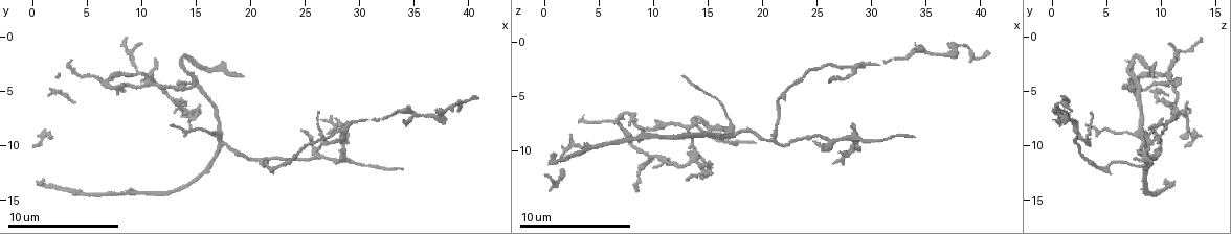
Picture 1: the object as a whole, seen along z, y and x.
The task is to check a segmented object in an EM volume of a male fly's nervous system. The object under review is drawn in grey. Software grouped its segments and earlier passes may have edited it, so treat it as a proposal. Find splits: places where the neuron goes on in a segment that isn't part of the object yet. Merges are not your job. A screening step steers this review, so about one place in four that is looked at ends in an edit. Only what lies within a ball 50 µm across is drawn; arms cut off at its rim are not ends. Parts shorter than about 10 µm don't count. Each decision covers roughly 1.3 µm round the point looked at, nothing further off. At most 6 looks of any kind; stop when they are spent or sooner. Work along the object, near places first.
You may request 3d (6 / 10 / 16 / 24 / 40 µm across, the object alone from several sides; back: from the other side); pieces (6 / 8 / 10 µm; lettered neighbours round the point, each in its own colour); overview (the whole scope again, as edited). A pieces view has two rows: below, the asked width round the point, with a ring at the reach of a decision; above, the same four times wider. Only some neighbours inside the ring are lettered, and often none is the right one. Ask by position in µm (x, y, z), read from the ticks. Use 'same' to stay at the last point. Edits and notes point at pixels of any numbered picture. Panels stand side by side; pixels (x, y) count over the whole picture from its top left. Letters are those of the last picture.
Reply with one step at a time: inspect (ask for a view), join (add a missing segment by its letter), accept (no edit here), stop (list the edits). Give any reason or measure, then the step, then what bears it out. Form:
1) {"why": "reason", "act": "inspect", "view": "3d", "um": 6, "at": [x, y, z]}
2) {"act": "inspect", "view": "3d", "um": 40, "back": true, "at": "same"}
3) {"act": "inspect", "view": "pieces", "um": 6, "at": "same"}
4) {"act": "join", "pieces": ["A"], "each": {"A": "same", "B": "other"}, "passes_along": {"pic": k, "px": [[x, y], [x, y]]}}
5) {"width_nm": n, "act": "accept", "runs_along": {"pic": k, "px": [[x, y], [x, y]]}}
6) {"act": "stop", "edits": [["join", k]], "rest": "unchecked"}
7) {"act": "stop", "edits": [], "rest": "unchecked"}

{"why": "free end", "act": "inspect", "view": "pieces", "um": 10, "at": [19.4, 3.4, 9.4]}

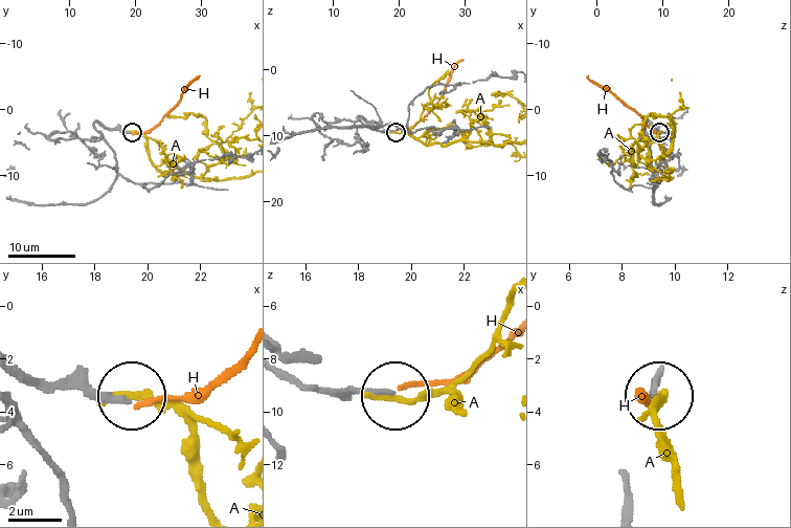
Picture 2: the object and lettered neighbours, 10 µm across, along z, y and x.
{"act": "accept", "each": {"A": "other", "H": "other"}, "runs_along": {"pic": 2, "px": [[126, 178], [95, 125], [131, 132]]}, "found": "none of them fits"}

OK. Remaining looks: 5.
{"why": "an open end", "act": "inspect", "view": "pieces", "um": 10, "at": [34.0, 12.2, 8.8]}

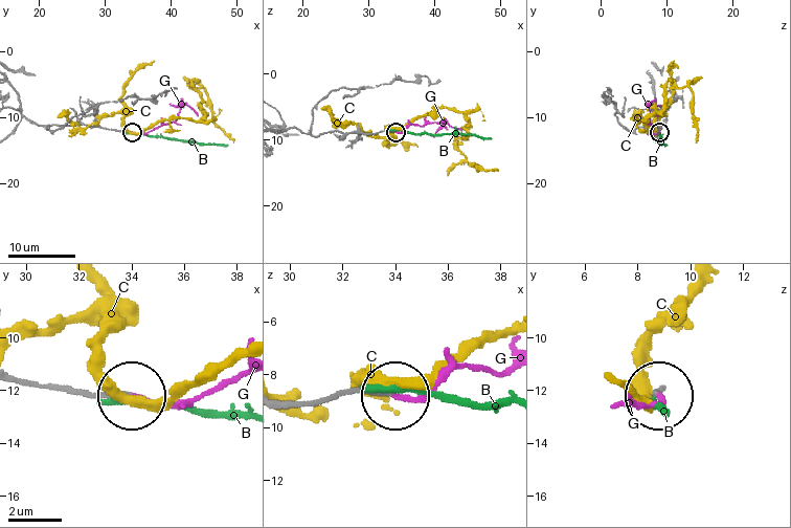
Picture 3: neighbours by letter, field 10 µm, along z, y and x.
{"act": "join", "pieces": ["G"], "each": {"B": "other", "C": "other", "G": "same"}, "passes_along": {"pic": 3, "px": [[317, 403], [356, 390], [410, 396], [464, 370], [504, 367]]}, "found": "the neuron continues"}

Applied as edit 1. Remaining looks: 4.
{"why": "an open end", "act": "inspect", "view": "pieces", "um": 10, "at": [8.4, 0.2, 13.6]}

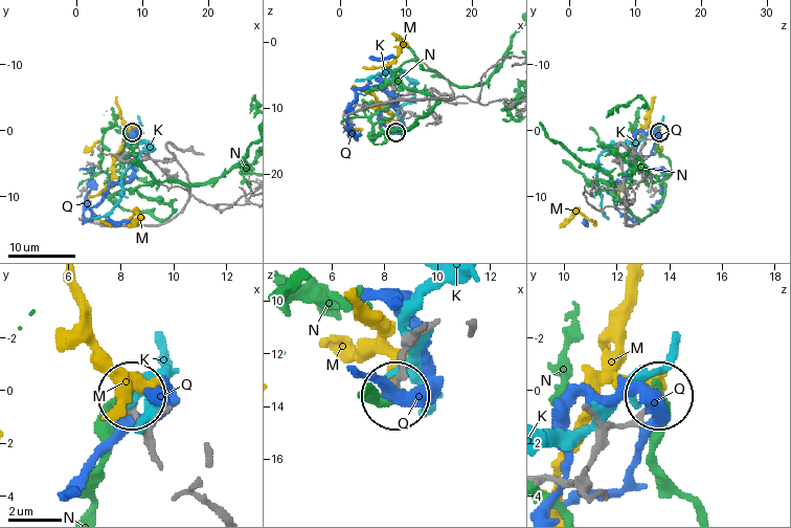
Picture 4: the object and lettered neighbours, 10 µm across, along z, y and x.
{"act": "accept", "each": {"K": "other", "M": "other", "N": "other", "Q": "other"}, "found": "no lettered segment goes on from it"}

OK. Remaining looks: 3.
{"act": "stop", "edits": [["join", 3]], "rest": "unchecked"}

